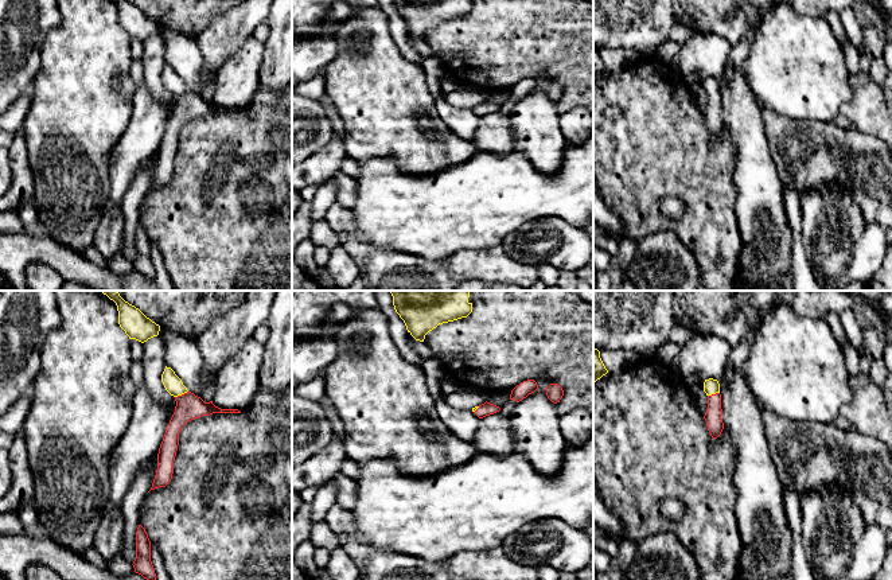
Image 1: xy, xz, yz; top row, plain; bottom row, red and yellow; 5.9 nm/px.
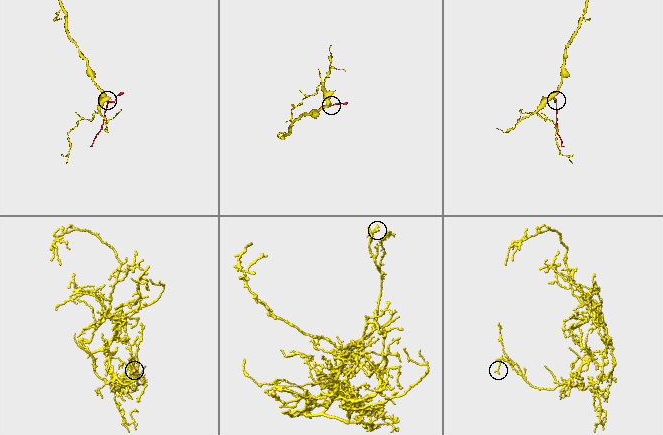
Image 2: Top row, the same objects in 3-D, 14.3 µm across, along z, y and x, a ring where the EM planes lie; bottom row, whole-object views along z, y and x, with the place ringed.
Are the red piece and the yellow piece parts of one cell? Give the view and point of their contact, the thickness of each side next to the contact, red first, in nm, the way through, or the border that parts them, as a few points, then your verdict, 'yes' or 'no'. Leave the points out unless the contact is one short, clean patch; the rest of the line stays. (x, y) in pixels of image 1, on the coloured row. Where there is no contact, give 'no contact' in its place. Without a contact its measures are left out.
contact xy (182, 394); calibres 160 and 110 nm; way xy (189, 407), (182, 394), (172, 384); yes

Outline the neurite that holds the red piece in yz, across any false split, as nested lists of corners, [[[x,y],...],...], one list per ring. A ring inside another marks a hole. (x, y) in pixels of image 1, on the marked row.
[[[713,378],[705,379],[704,392],[708,396],[708,409],[704,419],[706,421],[710,436],[713,439],[717,439],[724,429],[724,423],[721,419],[722,409],[718,381]]]

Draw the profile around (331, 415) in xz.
[[[323,398],[319,401],[324,409],[326,417],[332,425],[334,433],[336,433],[342,440],[344,437],[344,424],[335,412],[334,406],[328,402],[328,400]]]

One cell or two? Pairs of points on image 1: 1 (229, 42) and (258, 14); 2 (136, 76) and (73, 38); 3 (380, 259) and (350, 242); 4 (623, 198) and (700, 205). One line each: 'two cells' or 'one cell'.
1: one cell
2: two cells
3: one cell
4: one cell

